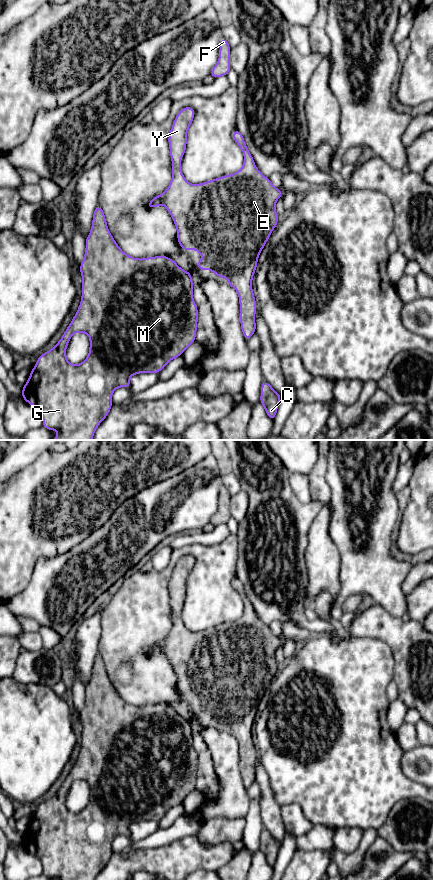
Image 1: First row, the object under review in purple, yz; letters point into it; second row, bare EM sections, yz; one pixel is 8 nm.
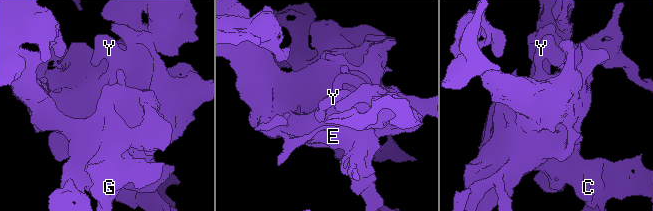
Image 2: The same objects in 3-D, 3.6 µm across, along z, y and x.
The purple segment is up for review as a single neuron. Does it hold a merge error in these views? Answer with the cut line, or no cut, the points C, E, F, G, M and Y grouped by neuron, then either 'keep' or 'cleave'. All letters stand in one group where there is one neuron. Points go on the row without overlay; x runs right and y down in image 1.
cut none; groups C E F G M Y; keep

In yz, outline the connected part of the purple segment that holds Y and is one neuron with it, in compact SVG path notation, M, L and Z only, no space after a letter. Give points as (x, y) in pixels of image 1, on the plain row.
M188 554L180 558L169 580L168 591L172 609L172 627L167 637L153 645L148 657L164 653L177 677L178 691L183 698L196 698L204 706L198 708L200 718L211 718L215 723L227 726L239 744L240 771L244 786L248 789L256 779L256 748L252 738L252 727L256 719L260 700L278 673L275 657L282 638L275 636L270 627L257 617L241 580L237 577L233 587L244 603L242 616L234 622L193 633L183 624L181 607L186 600L187 580L194 567L195 559Z

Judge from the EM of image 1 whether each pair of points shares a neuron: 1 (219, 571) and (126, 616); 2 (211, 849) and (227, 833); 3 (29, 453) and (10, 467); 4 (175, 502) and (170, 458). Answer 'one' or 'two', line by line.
1: one
2: one
3: one
4: two

